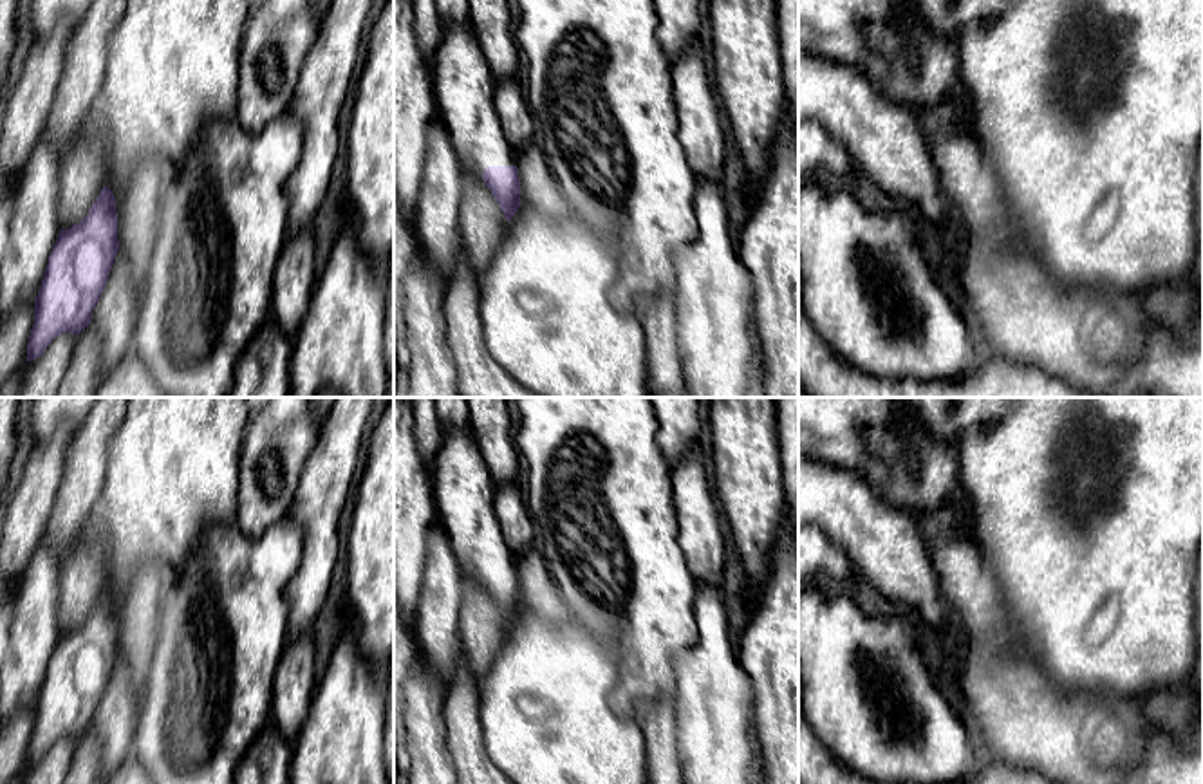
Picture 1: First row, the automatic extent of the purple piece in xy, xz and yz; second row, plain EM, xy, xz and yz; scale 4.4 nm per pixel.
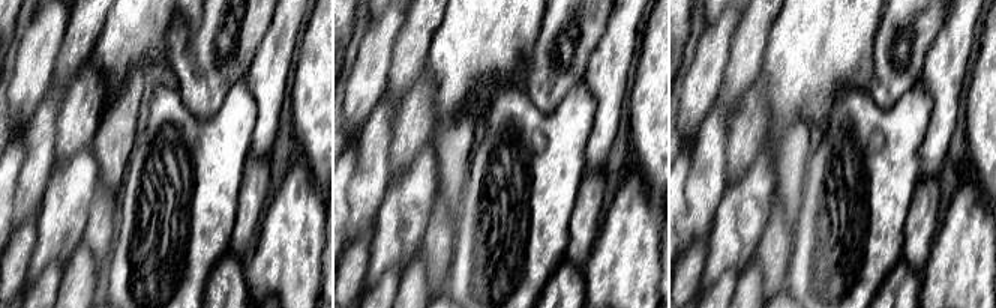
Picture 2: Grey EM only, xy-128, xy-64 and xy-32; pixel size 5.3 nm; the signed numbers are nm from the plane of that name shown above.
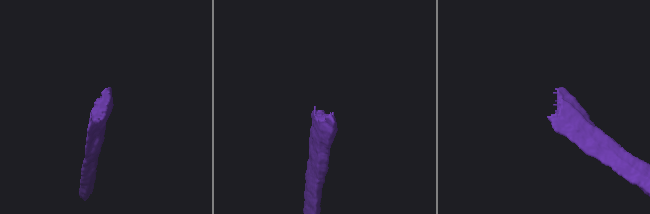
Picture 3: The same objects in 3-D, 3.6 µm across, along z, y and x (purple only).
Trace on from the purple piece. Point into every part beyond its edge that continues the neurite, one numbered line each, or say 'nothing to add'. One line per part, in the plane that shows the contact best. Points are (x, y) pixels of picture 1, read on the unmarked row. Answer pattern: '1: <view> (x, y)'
1: xz (463, 488)

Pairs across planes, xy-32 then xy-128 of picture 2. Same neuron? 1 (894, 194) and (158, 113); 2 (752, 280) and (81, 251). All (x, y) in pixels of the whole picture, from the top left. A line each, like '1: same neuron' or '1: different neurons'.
1: same neuron
2: same neuron

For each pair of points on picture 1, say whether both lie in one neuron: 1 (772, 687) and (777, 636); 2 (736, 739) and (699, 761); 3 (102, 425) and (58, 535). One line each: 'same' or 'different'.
1: same
2: same
3: same

